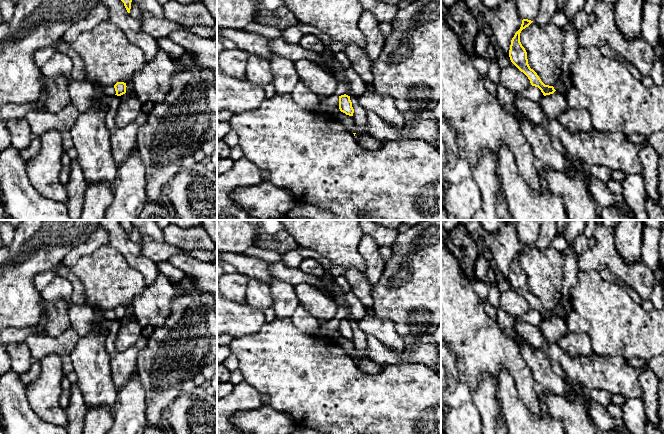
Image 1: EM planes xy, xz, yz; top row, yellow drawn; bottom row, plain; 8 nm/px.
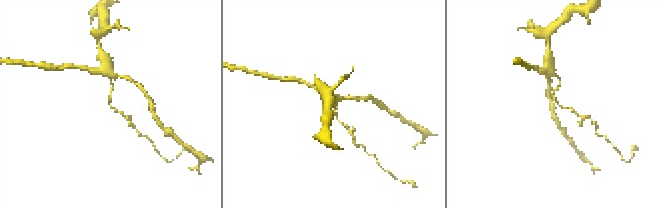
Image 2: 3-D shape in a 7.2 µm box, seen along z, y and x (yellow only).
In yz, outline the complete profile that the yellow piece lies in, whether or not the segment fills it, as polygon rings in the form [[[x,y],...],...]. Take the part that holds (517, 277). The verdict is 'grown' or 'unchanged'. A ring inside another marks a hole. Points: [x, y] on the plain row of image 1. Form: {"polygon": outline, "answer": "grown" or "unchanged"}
{"polygon": [[[523,243],[520,253],[515,257],[514,261],[511,264],[509,281],[511,286],[523,296],[532,310],[538,311],[544,320],[553,318],[556,314],[553,310],[545,309],[537,297],[530,292],[527,283],[527,276],[520,266],[520,257],[523,253],[528,251],[533,245],[528,243]]], "answer": "unchanged"}

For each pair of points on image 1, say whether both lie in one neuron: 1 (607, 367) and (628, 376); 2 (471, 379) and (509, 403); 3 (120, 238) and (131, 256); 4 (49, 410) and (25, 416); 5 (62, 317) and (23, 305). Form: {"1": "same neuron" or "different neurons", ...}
{"1": "same neuron", "2": "different neurons", "3": "same neuron", "4": "different neurons", "5": "different neurons"}

